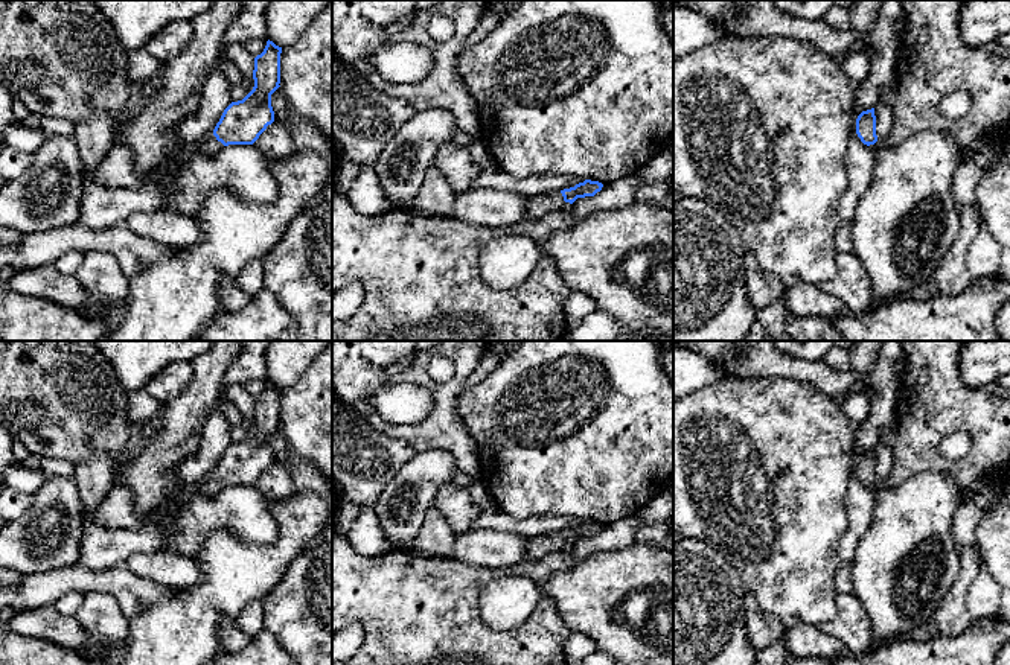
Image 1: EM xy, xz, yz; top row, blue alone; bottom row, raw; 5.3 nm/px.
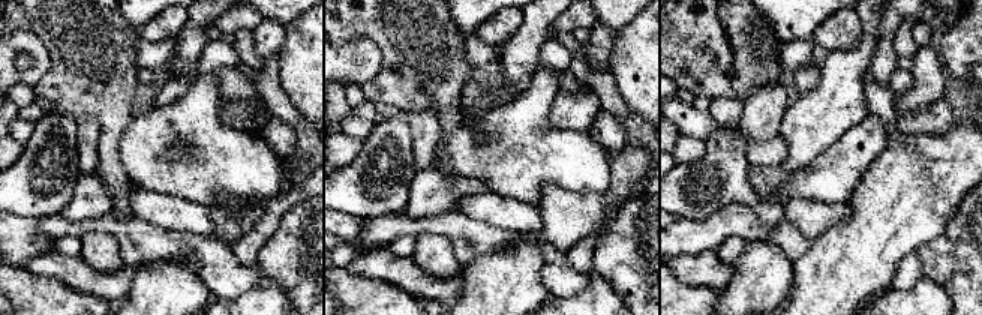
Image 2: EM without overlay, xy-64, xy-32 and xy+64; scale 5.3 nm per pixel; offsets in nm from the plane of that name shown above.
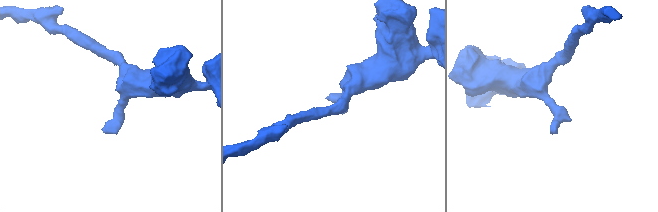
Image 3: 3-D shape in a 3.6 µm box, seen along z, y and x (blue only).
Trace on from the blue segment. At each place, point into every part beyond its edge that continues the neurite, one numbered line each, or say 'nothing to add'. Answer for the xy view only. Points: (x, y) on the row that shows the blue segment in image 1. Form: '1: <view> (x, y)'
1: xy (210, 145)

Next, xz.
1: xz (540, 206)

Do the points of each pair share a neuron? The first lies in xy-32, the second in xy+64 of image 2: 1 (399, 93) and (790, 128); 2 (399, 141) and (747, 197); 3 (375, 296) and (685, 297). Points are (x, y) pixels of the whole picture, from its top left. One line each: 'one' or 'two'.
1: two
2: one
3: one

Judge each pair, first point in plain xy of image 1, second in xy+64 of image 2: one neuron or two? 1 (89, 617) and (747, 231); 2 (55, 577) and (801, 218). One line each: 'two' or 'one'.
1: two
2: two

